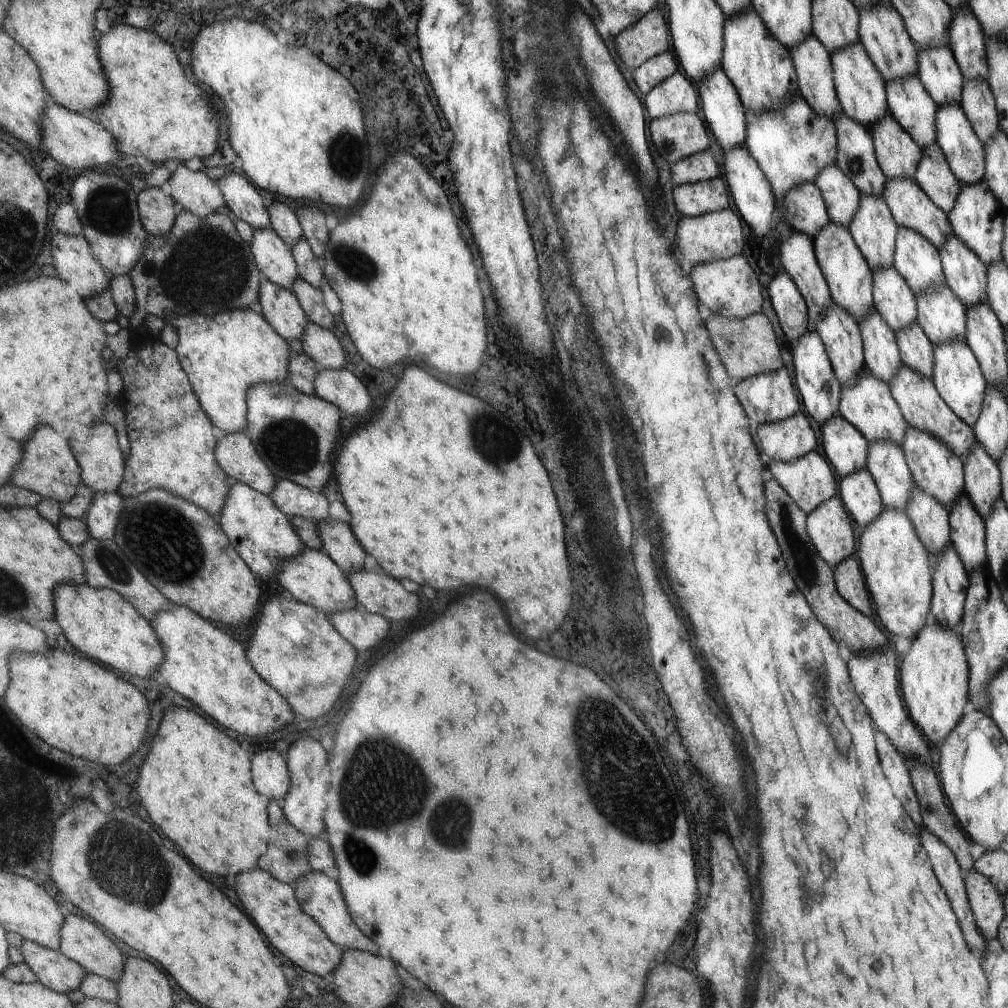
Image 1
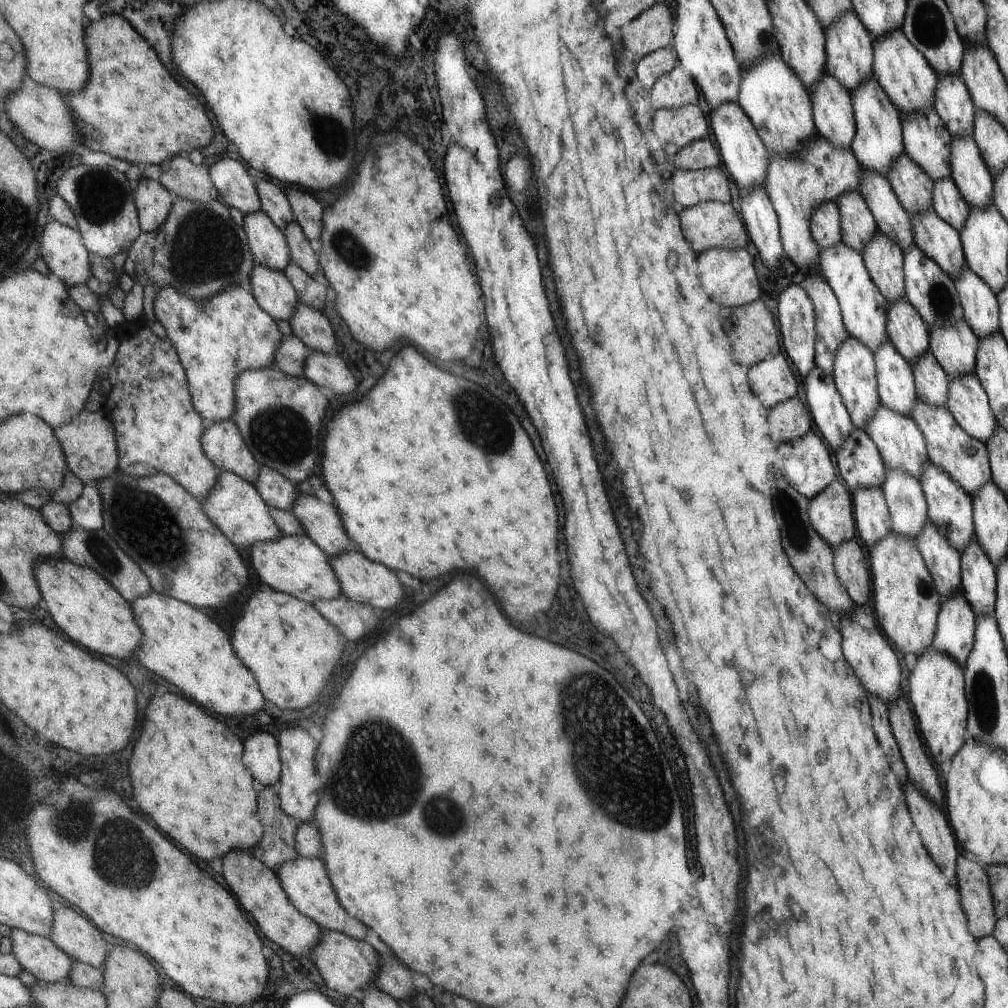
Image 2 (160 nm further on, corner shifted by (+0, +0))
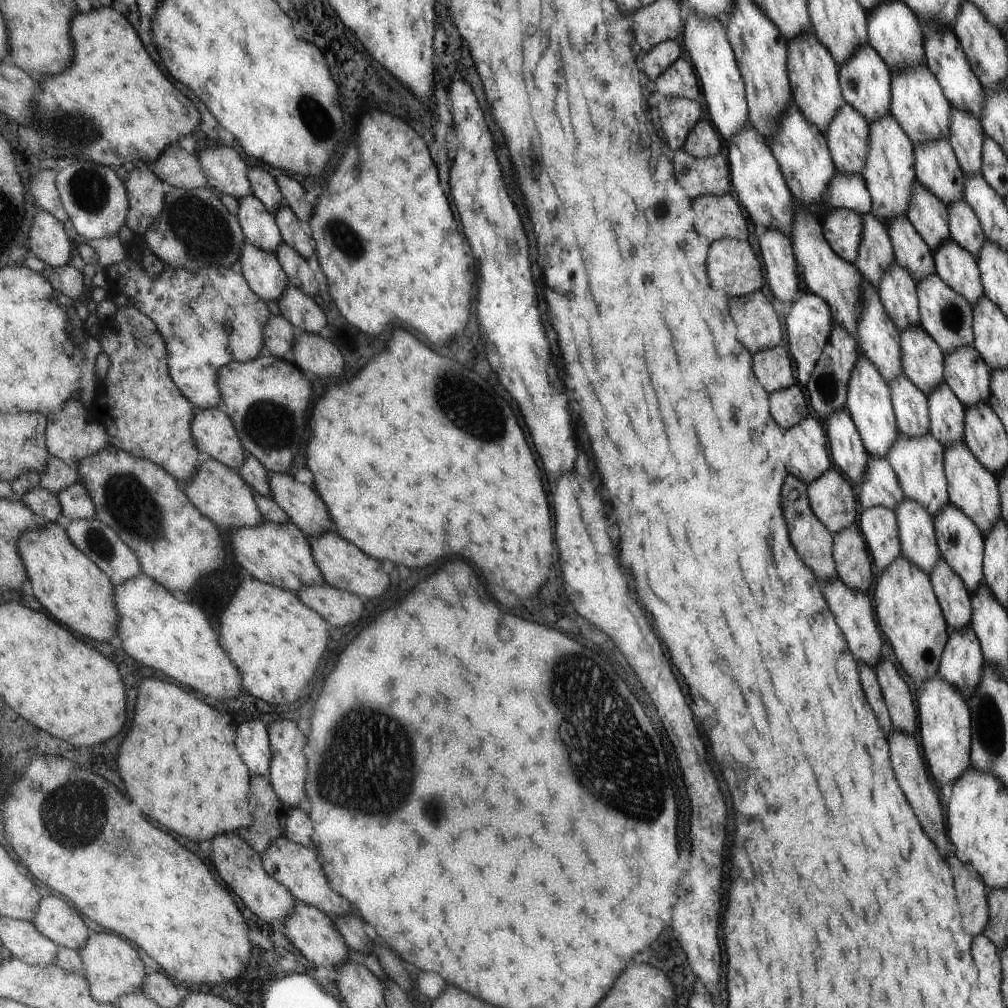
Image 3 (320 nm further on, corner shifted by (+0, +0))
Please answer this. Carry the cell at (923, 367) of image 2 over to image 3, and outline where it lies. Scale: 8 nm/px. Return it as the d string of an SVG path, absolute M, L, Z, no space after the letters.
M945 382L926 395L929 401L931 433L943 447L961 443L965 438L965 408Z

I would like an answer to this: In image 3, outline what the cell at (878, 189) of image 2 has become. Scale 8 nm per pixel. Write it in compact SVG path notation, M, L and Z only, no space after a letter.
M907 217L894 218L885 227L893 244L894 262L905 268L916 284L934 273L933 252Z

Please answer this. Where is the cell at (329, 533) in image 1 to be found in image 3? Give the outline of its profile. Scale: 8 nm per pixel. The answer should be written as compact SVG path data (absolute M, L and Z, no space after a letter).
M283 473L268 474L270 497L283 509L288 520L311 538L333 530L330 514L320 496L307 485Z

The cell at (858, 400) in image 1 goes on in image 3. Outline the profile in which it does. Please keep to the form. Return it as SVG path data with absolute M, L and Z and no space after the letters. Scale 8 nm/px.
M929 432L920 437L907 437L899 433L890 453L885 456L898 477L904 496L922 504L932 518L950 502L949 484L942 465L943 451L942 444Z

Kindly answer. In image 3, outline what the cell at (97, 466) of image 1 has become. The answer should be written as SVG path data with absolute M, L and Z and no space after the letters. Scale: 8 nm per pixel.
M71 398L63 405L61 411L50 412L46 416L48 418L46 435L50 454L57 455L71 466L77 466L84 458L100 453L109 445L109 435L105 426L89 418L89 412L80 399Z

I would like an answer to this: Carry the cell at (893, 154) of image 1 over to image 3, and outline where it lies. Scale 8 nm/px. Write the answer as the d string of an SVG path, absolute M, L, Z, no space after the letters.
M918 181L914 182L910 198L910 209L907 209L904 216L920 234L923 242L926 242L926 245L934 252L950 239L946 206Z

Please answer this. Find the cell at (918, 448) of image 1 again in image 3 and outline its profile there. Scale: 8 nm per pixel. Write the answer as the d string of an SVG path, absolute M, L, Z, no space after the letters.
M951 502L947 503L933 517L934 534L937 536L938 549L941 558L949 564L952 571L959 575L966 586L968 594L983 585L985 575L982 573L982 558L984 555L985 539L982 532L975 526L975 522Z

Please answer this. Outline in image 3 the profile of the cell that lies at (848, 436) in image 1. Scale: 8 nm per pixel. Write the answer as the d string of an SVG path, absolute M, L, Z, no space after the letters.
M869 456L866 474L861 478L858 486L859 504L864 509L882 506L894 512L897 505L904 499L898 477L885 458Z

